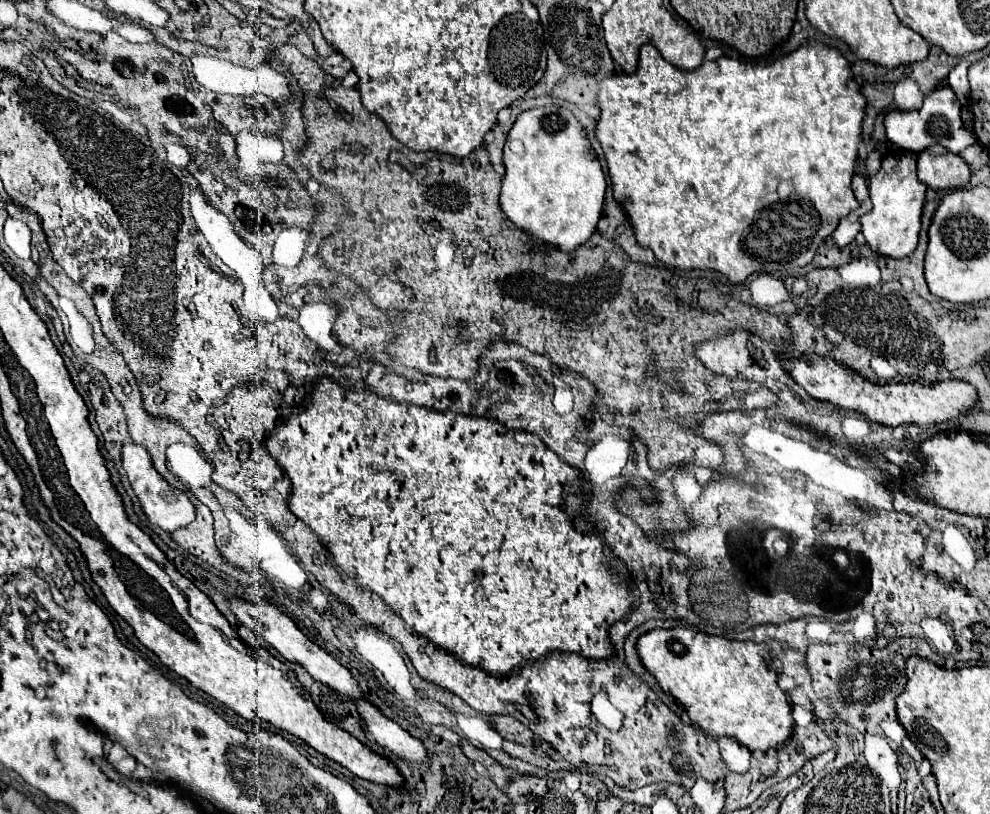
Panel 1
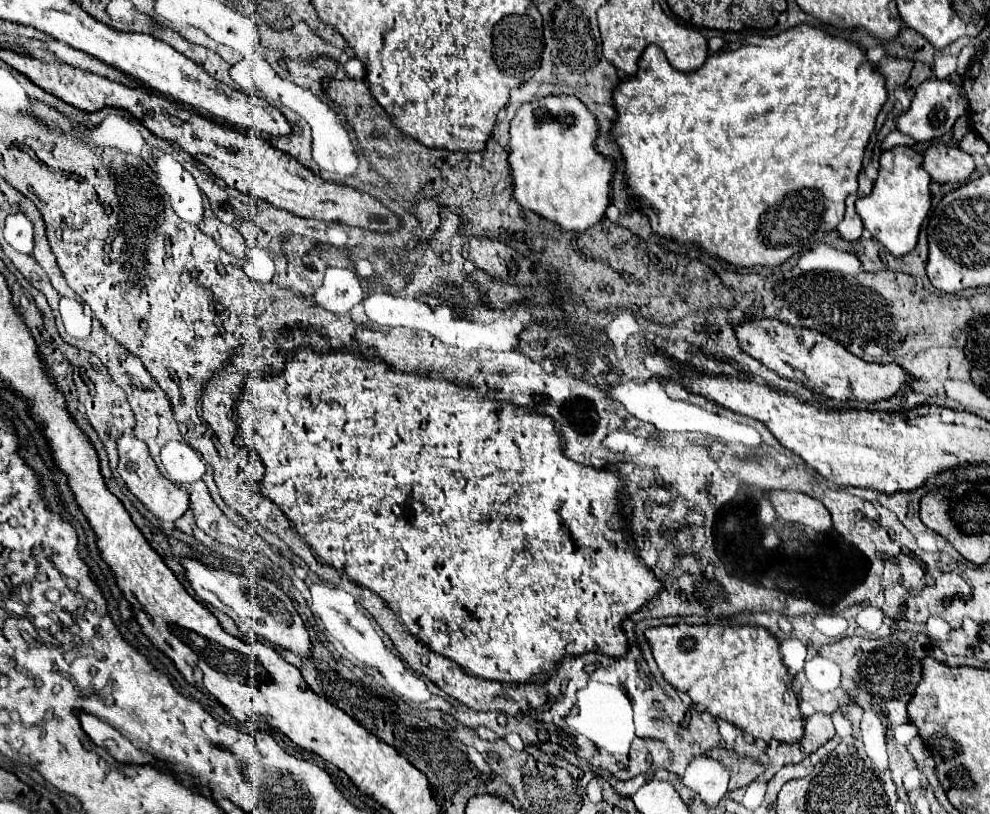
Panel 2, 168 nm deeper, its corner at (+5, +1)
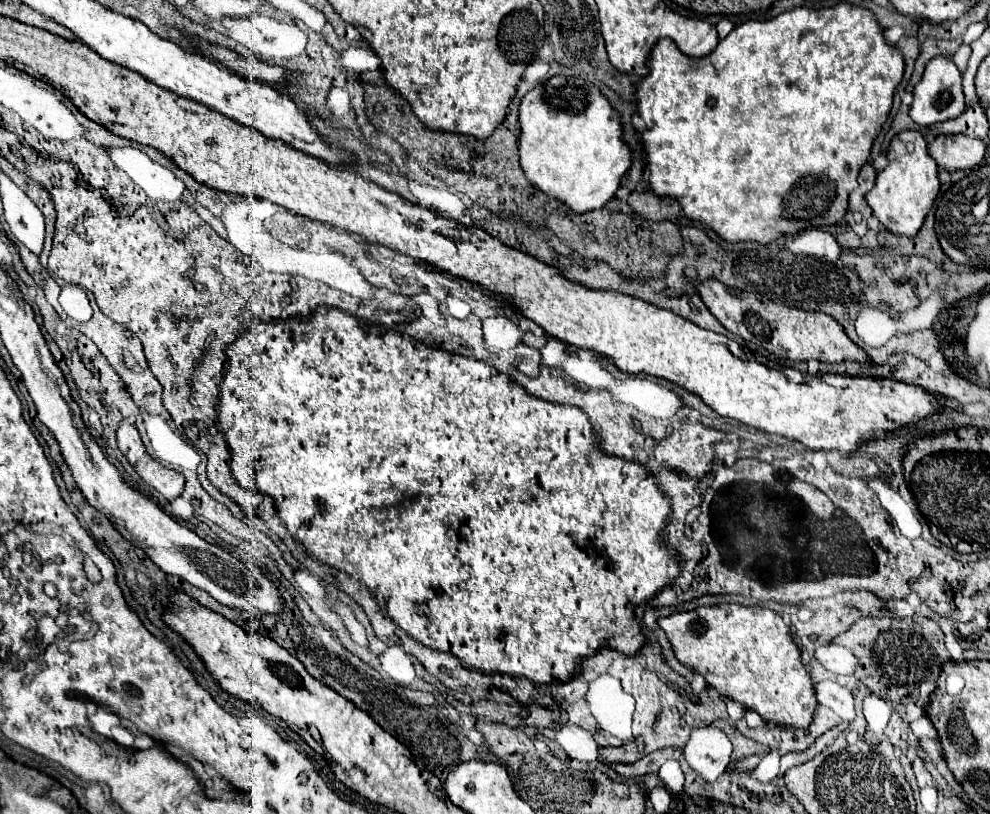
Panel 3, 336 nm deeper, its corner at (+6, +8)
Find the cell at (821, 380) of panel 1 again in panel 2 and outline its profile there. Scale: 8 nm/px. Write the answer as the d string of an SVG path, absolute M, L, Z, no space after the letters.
M753 319L733 325L733 331L739 341L739 347L747 355L759 359L779 377L797 381L807 389L813 389L815 393L837 401L847 401L847 399L857 399L867 403L881 401L901 391L901 387L909 381L909 377L899 365L895 363L879 365L879 363L863 361L857 355L849 353L839 341L835 341L825 333L819 333L817 329L787 325L785 321L779 319Z

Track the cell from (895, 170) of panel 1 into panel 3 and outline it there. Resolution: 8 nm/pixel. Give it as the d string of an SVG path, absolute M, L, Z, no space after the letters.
M918 130L896 134L890 142L886 158L888 158L888 166L882 172L878 172L874 188L866 192L864 198L872 208L872 214L880 220L880 224L888 232L896 236L914 238L940 192L938 166L930 158L926 150L926 142Z

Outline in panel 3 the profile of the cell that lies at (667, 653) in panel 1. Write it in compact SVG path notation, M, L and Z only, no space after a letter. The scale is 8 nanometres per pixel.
M720 604L720 606L700 606L690 612L670 614L658 620L658 626L668 636L676 660L692 672L704 676L706 684L718 690L724 698L742 704L762 716L764 722L790 728L806 728L812 722L816 710L816 698L810 674L800 660L800 650L790 636L790 628L784 620L768 608L748 608L740 604Z

